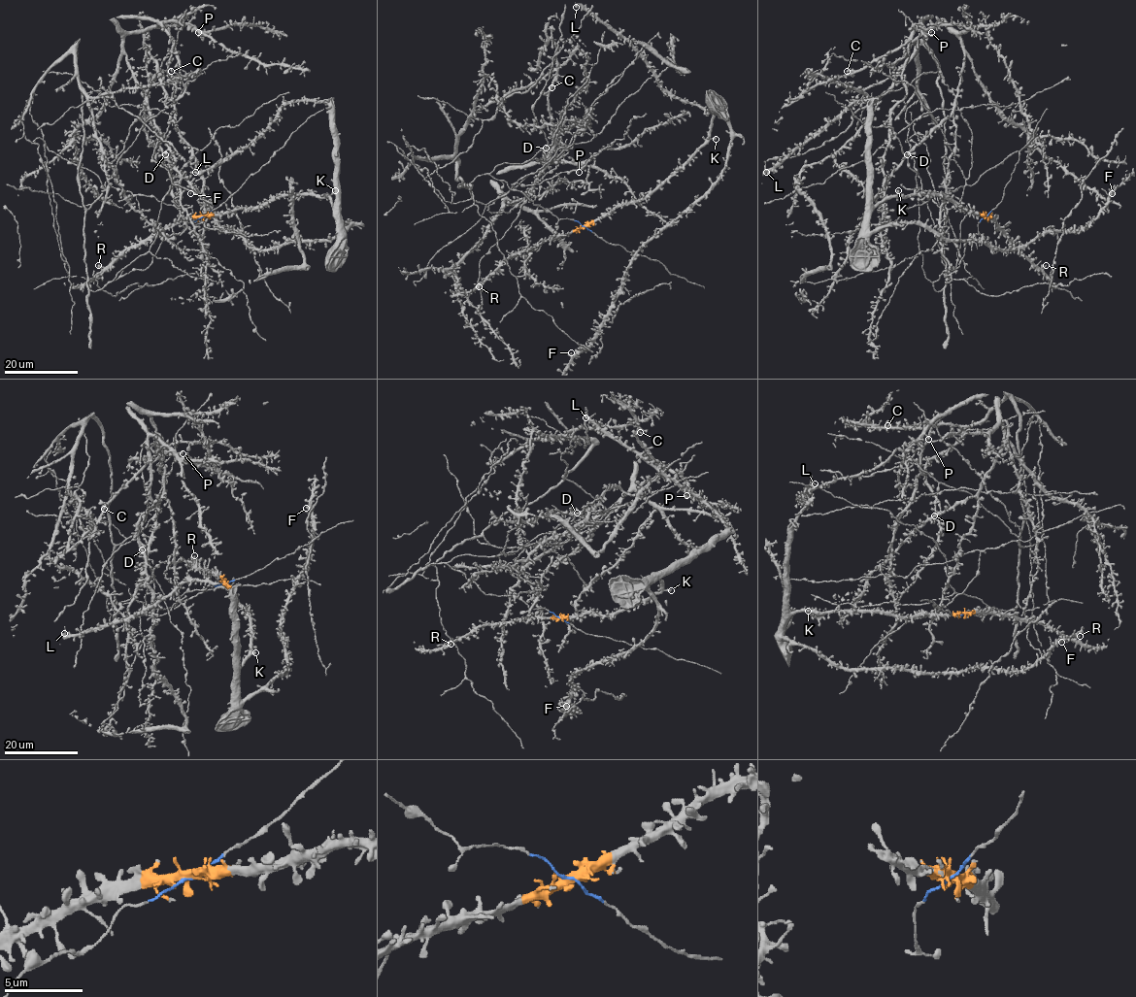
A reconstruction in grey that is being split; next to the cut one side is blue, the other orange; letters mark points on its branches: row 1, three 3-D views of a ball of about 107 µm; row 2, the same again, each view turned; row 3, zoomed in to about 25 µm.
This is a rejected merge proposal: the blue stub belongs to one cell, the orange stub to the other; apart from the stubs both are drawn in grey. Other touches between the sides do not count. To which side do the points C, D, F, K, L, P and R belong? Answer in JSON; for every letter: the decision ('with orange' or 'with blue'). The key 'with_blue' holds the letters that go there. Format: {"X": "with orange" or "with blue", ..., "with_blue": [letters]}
{"C": "with blue", "D": "with blue", "F": "with orange", "K": "with orange", "L": "with orange", "P": "with blue", "R": "with orange", "with_blue": ["C", "D", "P"]}

